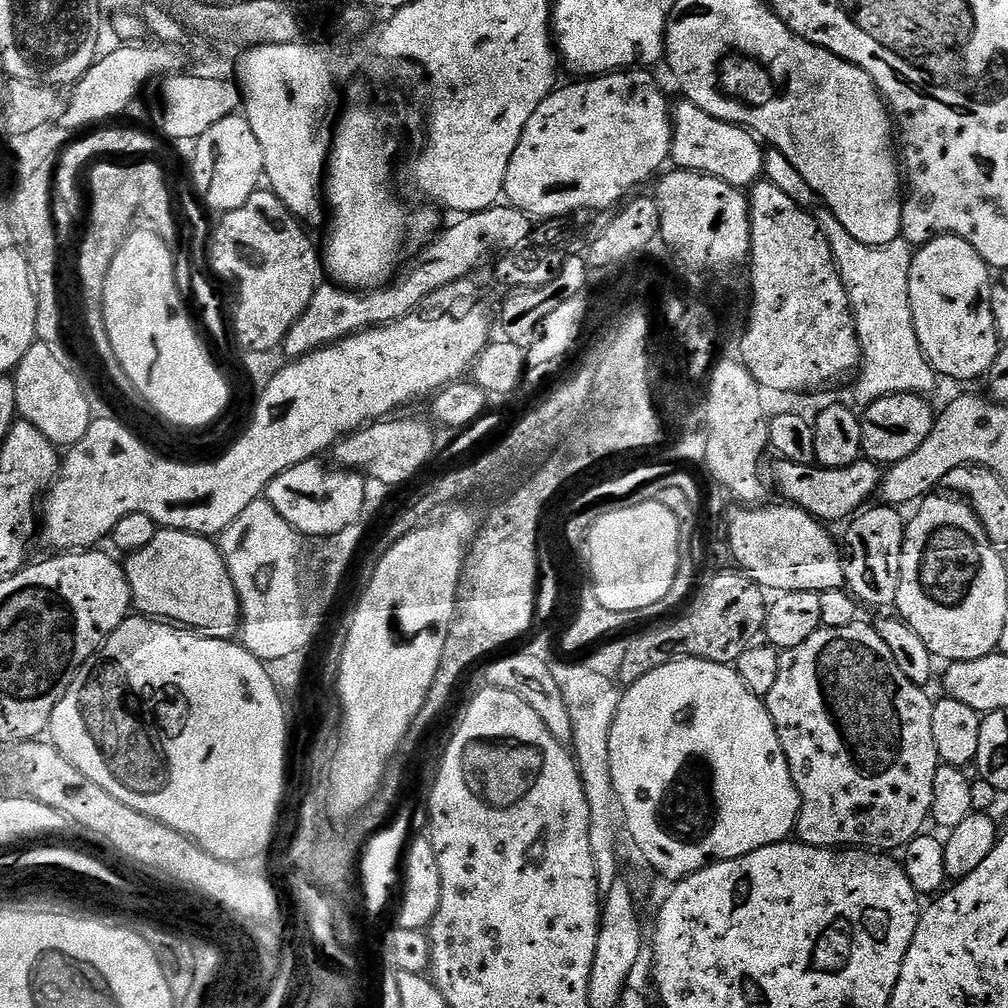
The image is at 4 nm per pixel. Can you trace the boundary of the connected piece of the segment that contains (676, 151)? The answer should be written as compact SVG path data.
M681 99L680 105L675 105L672 118L672 150L671 161L675 167L681 171L701 172L704 175L718 178L720 181L733 185L735 188L748 188L761 177L763 173L763 149L757 137L748 129L741 128L740 125L724 123L706 114L698 106L691 104L689 100Z

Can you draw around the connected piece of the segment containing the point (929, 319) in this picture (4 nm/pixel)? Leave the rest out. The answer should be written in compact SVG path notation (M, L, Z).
M937 233L914 253L910 282L911 316L919 344L937 375L974 380L991 371L1002 347L990 304L992 270L966 239Z

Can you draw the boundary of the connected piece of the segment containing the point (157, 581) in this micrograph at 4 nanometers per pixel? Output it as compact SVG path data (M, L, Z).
M160 528L146 547L127 553L123 566L130 582L133 605L149 617L163 618L193 630L232 628L241 623L240 599L215 539L201 536L198 532L187 532L185 528Z

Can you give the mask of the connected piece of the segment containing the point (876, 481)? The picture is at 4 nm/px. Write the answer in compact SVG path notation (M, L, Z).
M861 458L853 460L850 464L844 464L840 468L826 468L823 464L815 462L811 464L799 464L793 460L777 459L776 464L776 488L781 492L785 501L791 502L797 508L805 508L808 513L815 516L821 522L828 520L847 521L853 514L859 513L869 503L871 496L877 495L882 479L881 465L875 459Z

